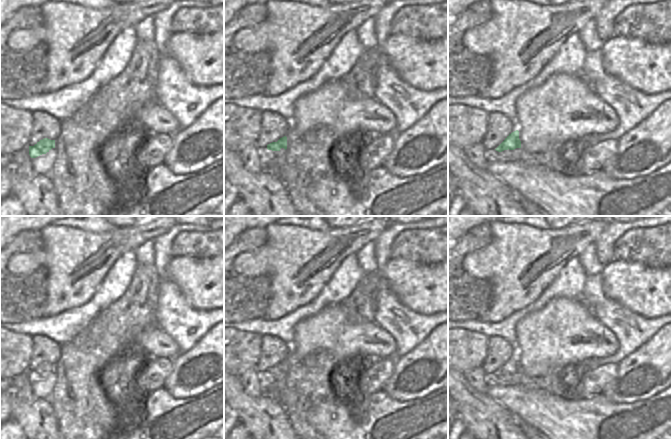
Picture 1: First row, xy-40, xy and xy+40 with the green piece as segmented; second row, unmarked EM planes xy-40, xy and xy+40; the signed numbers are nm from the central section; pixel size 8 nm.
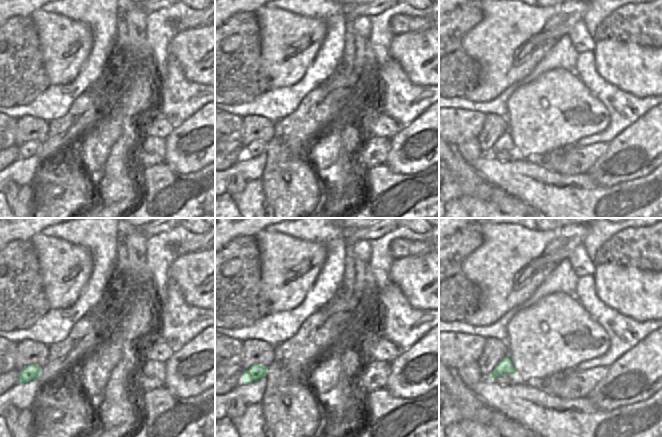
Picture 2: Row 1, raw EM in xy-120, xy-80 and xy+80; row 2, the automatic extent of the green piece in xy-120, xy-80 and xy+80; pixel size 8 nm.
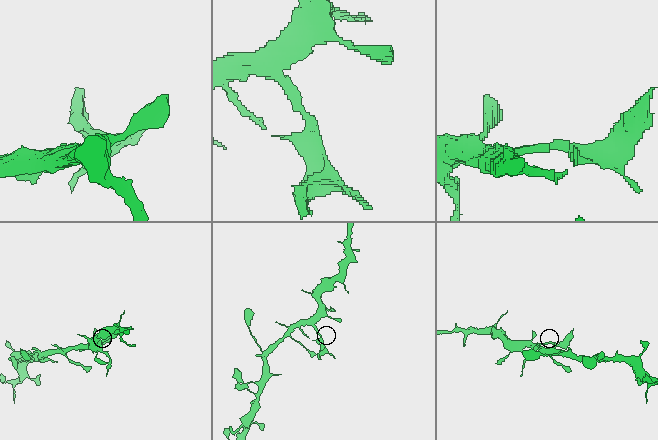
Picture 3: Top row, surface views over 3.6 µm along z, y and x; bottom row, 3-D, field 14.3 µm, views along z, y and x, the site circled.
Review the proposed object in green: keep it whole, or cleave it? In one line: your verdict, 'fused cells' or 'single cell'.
fused cells

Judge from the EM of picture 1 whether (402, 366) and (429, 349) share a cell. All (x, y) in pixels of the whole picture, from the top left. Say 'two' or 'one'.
one

